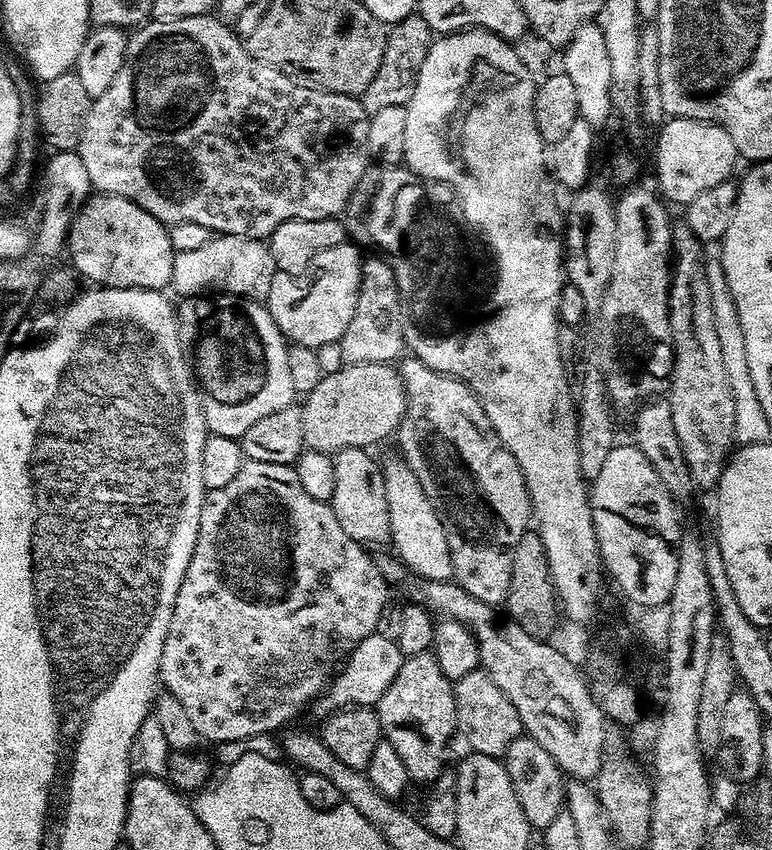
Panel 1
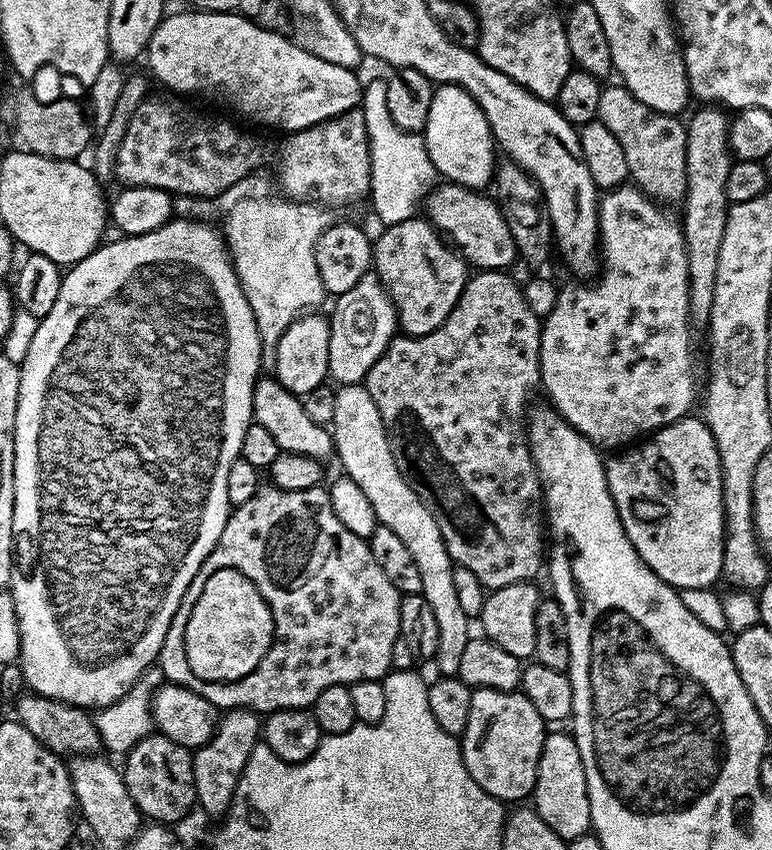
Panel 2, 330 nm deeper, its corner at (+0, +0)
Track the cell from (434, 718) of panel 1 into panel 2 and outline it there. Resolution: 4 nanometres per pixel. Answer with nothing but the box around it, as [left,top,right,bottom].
[330,384,470,676]

